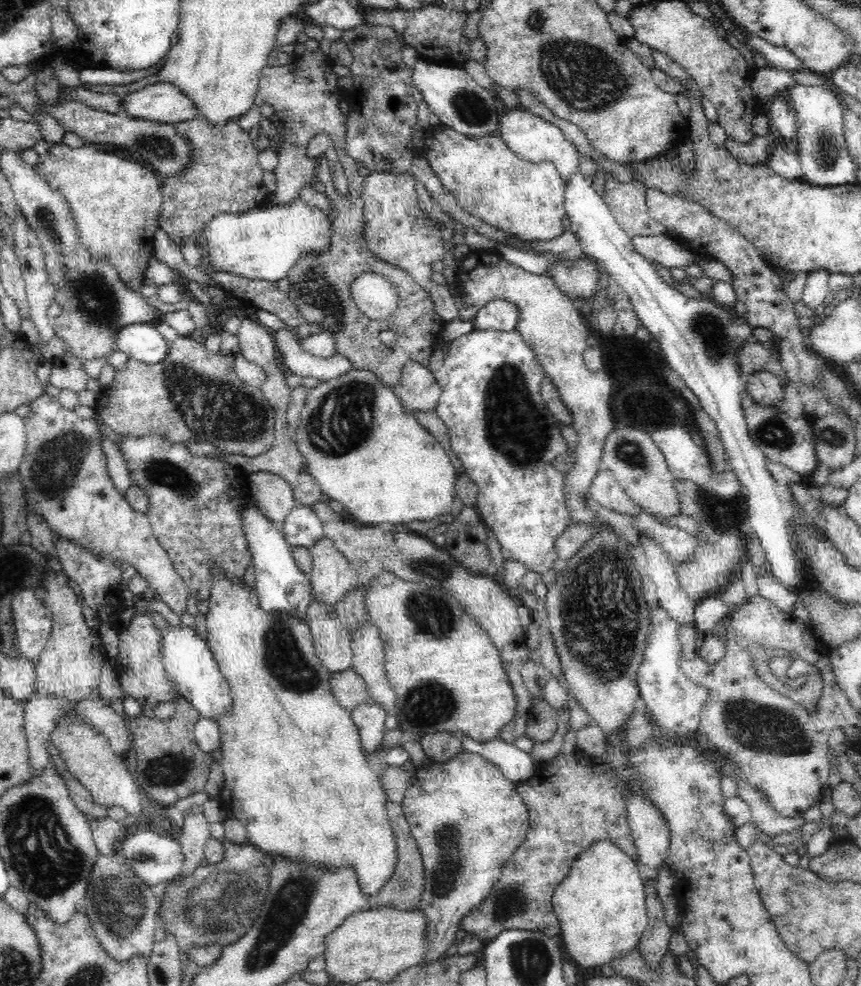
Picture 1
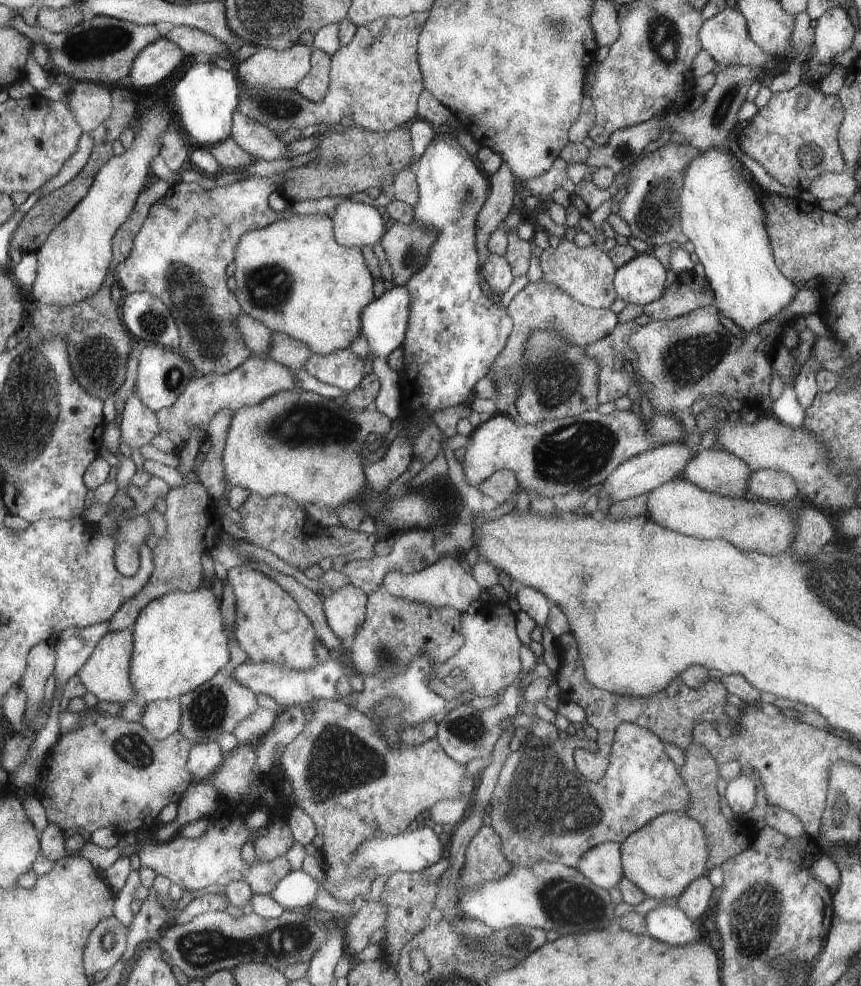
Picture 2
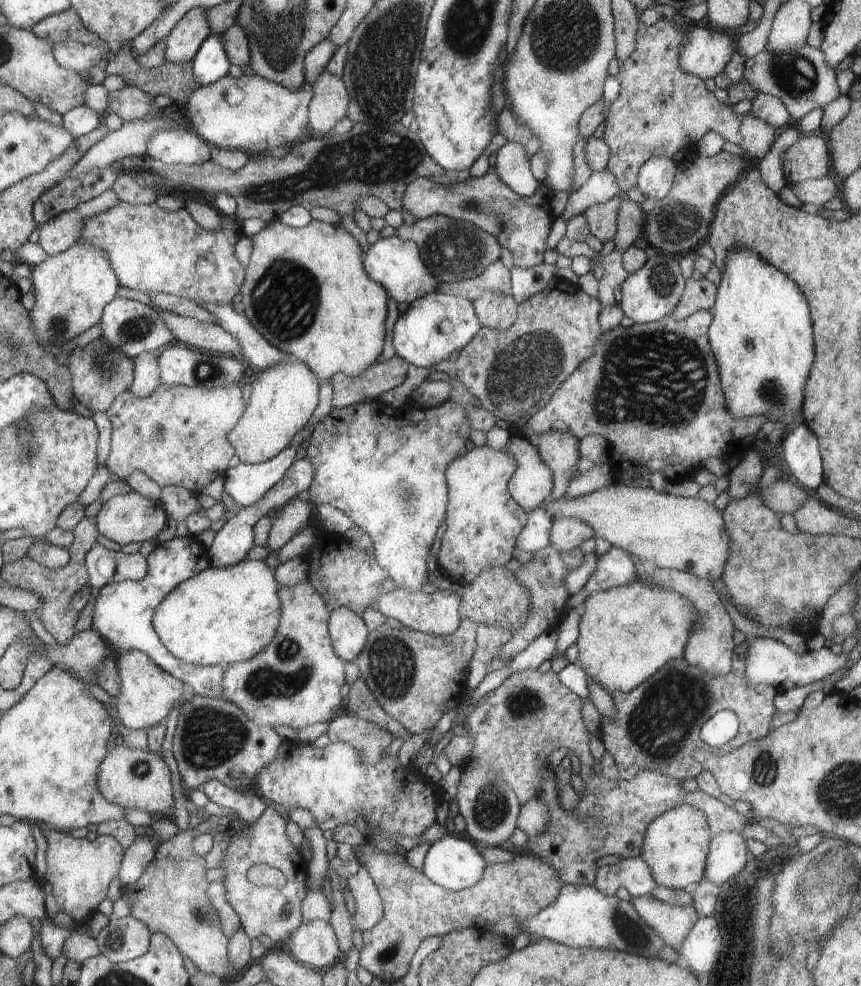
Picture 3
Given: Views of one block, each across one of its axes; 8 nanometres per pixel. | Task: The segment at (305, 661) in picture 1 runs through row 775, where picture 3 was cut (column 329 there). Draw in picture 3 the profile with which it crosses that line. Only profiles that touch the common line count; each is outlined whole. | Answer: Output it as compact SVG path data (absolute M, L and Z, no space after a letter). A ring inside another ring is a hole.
M311 220L305 228L289 228L279 222L269 222L259 234L251 238L253 250L249 264L245 266L245 282L241 284L243 314L251 326L275 348L283 350L295 360L309 366L317 378L329 378L333 374L347 374L357 378L363 370L373 366L373 360L381 352L383 344L383 320L387 294L385 288L371 280L361 268L361 250L355 238L339 228L339 224L325 224Z

